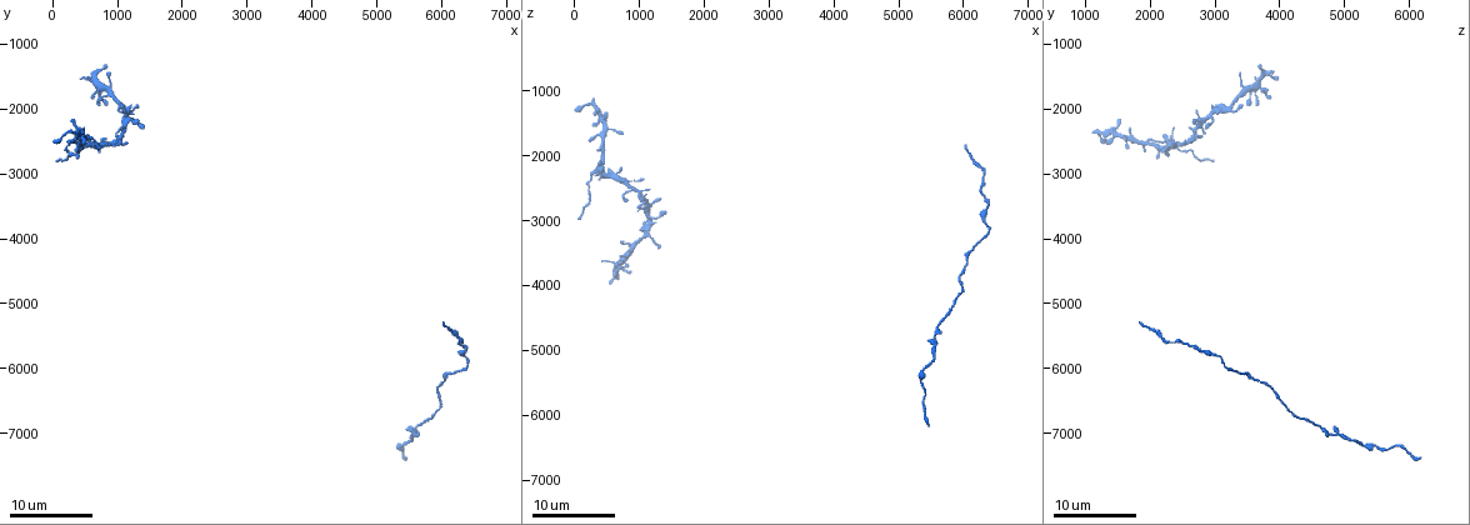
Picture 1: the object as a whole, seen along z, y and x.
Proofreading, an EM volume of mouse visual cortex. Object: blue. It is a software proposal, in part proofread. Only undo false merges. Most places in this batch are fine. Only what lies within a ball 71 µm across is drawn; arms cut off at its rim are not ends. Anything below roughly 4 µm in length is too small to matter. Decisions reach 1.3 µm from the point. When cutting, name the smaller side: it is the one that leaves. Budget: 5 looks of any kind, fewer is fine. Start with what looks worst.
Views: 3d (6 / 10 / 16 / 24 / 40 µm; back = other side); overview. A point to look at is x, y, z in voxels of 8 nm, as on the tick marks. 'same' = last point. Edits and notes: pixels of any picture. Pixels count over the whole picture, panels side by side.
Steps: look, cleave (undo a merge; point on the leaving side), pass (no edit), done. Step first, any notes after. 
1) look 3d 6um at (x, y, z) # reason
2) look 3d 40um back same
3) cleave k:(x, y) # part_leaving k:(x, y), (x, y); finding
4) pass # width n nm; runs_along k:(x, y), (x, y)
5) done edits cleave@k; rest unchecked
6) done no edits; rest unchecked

look 3d 16um at (5600, 7050, 4900) # thin neck

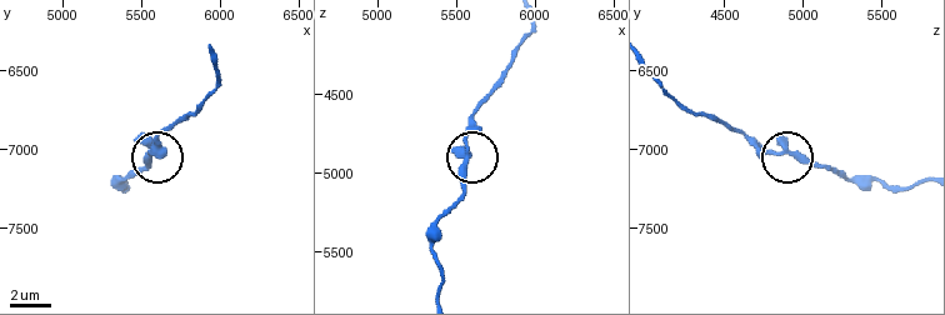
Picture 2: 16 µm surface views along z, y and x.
look 3d 6um at (5580, 7040, 4860)

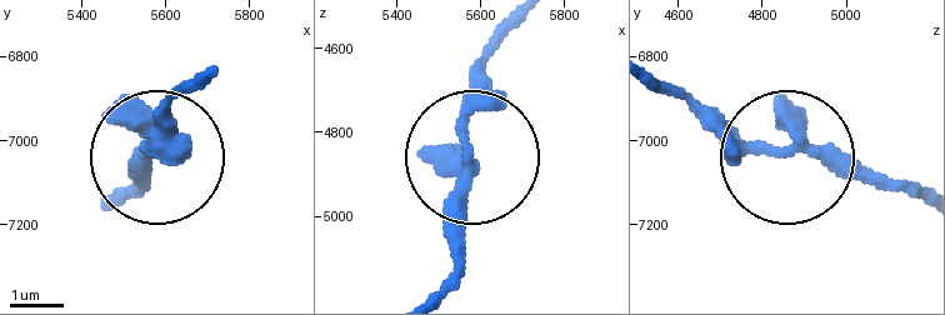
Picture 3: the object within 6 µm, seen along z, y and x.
pass # runs_along 3:(514, 29), (465, 124), (474, 178), (460, 280); all the same neuron

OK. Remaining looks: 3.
look 3d 16um at (900, 2550, 2550) # side arm on a straight run

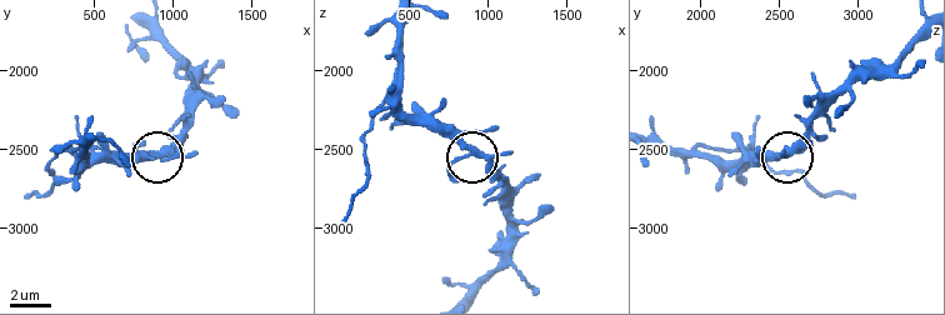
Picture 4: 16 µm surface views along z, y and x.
look 3d 10um at (880, 2520, 2520)

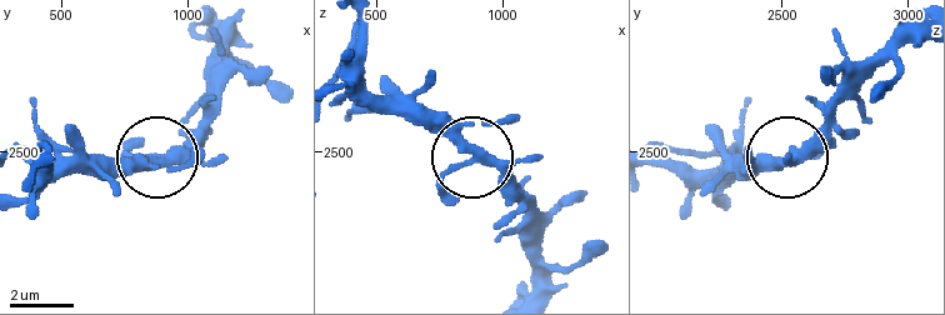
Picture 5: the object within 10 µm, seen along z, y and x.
pass # arms 3; one neuron here

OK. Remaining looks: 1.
done no edits; rest unchecked

